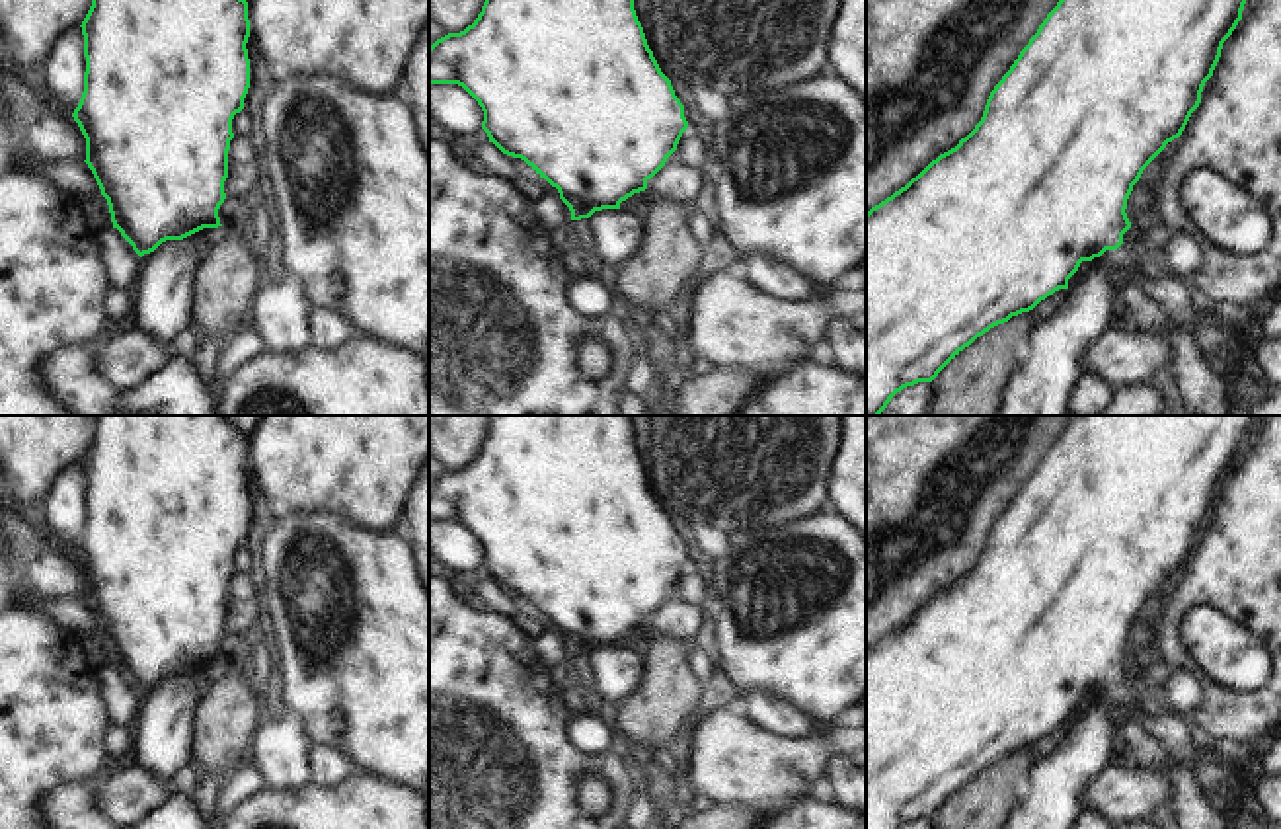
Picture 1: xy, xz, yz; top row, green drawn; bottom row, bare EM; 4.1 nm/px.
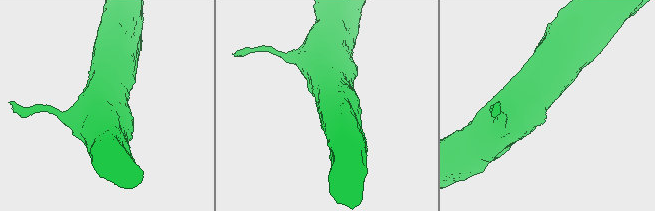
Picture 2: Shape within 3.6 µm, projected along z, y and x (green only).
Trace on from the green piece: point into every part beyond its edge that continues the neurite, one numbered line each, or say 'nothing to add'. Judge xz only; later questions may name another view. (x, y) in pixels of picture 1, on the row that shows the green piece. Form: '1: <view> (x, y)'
1: xz (580, 233)

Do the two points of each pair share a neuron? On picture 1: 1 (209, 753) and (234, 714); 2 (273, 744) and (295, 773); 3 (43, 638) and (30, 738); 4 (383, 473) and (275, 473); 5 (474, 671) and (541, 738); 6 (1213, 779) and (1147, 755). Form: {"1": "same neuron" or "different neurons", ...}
{"1": "same neuron", "2": "same neuron", "3": "same neuron", "4": "same neuron", "5": "same neuron", "6": "different neurons"}

